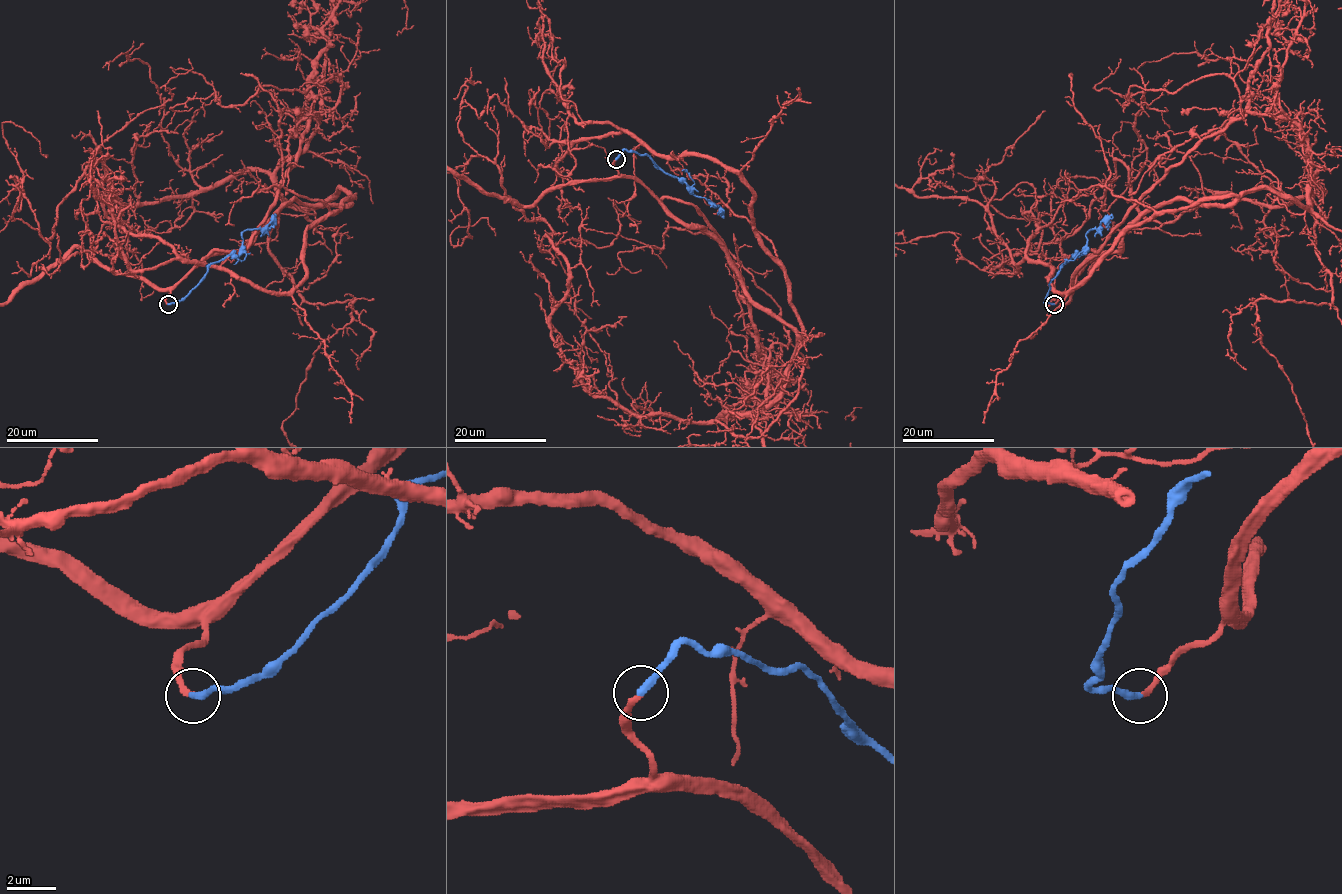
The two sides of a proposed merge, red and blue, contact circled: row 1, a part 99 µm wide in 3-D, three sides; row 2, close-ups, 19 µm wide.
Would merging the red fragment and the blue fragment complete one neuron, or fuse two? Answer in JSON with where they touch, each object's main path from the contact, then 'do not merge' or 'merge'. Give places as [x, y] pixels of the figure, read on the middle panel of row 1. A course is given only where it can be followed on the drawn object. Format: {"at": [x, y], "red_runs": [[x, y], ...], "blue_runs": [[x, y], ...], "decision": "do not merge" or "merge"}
{"at": [616, 159], "red_runs": [[616, 159], [619, 174], [701, 225], [743, 290], [796, 334], [782, 389], [754, 417]], "blue_runs": [[616, 159], [625, 150], [647, 154], [659, 168], [680, 179], [693, 195], [706, 197], [716, 204], [722, 217]], "decision": "merge"}

